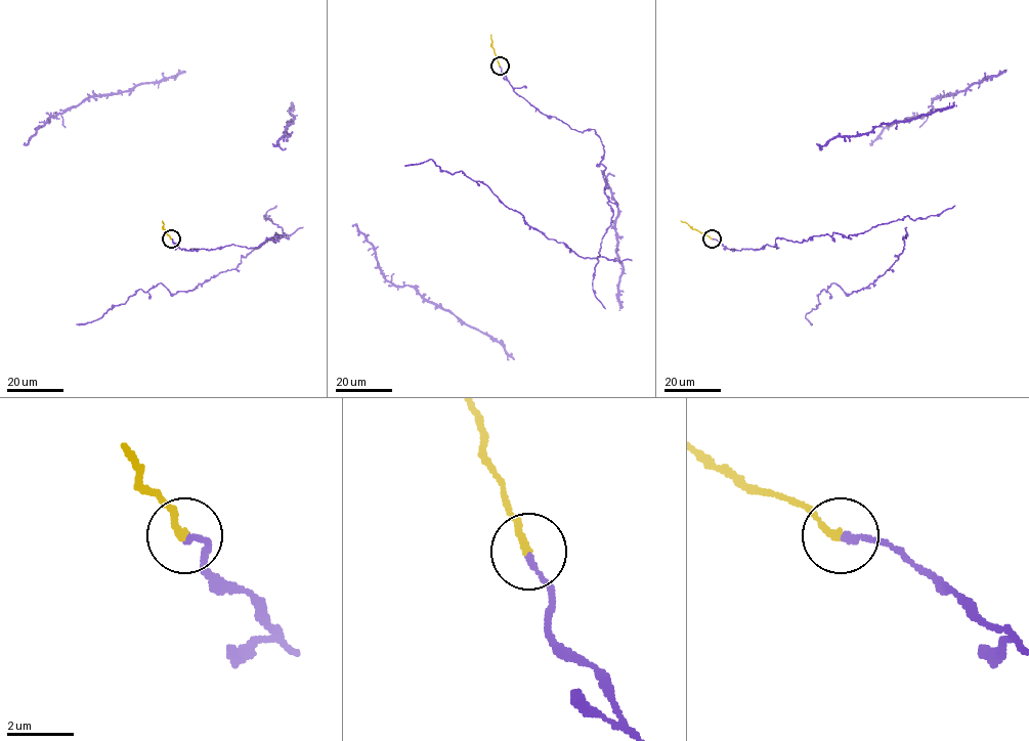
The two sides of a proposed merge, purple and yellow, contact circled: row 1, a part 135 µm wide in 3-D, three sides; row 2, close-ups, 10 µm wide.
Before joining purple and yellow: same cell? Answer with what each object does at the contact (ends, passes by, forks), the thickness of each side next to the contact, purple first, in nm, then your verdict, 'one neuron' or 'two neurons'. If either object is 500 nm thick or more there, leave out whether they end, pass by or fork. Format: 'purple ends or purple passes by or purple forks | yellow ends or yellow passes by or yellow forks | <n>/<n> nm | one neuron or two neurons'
purple ends | yellow ends | 180/200 nm | one neuron

